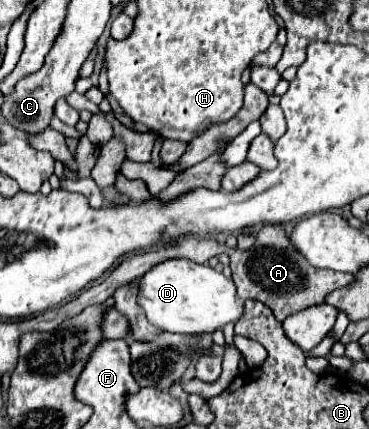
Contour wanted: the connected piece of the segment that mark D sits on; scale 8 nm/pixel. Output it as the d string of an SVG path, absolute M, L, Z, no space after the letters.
M186 258L164 260L140 276L136 286L138 306L160 330L206 334L226 326L228 322L236 322L242 316L242 304L238 304L234 282L208 264L198 264Z

